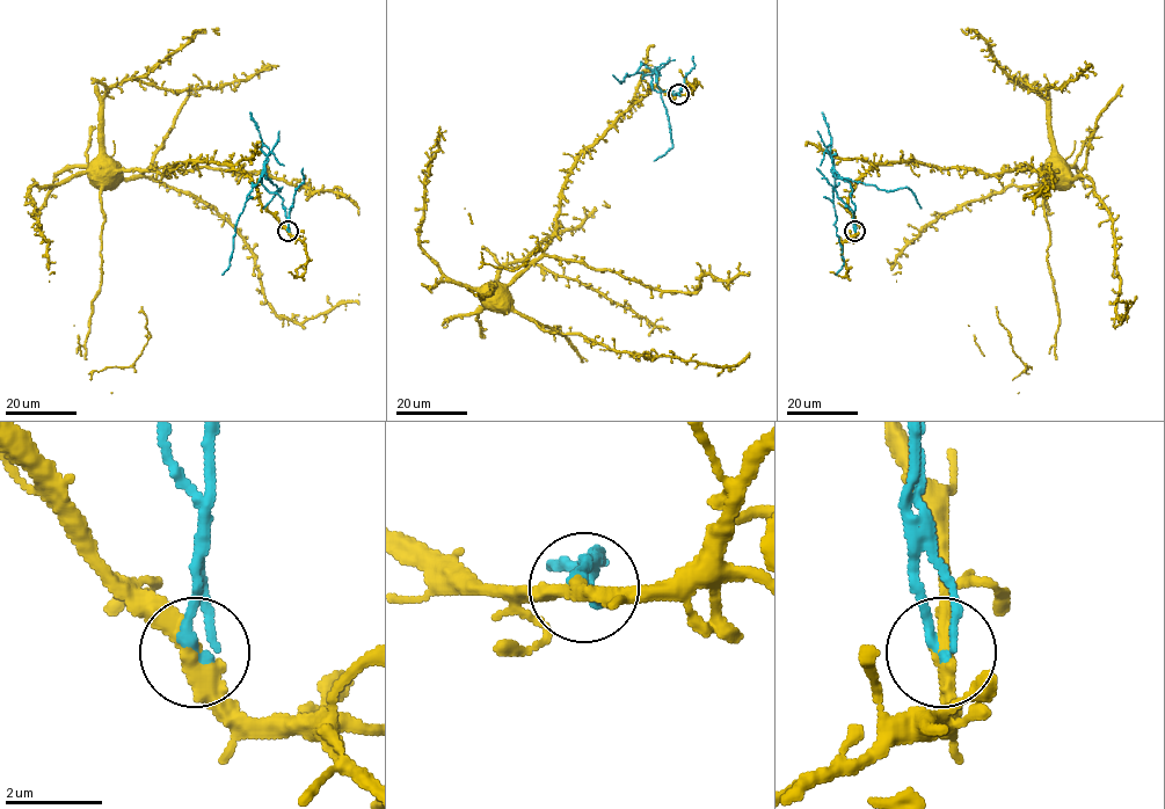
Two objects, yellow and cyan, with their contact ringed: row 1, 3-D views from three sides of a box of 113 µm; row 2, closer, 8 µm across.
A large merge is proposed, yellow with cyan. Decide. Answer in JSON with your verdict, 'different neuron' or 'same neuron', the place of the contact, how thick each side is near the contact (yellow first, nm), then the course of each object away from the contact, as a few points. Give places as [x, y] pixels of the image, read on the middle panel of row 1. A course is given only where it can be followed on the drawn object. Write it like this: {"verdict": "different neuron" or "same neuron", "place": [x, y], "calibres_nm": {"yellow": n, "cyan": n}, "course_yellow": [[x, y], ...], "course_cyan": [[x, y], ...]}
{"verdict": "different neuron", "place": [678, 94], "calibres_nm": {"yellow": 400, "cyan": 190}, "course_yellow": [[678, 94], [650, 87], [582, 153], [555, 235], [508, 293], [543, 329], [617, 351], [711, 365], [749, 357]], "course_cyan": [[678, 94], [653, 89], [650, 73], [627, 73], [620, 84], [612, 74]]}

